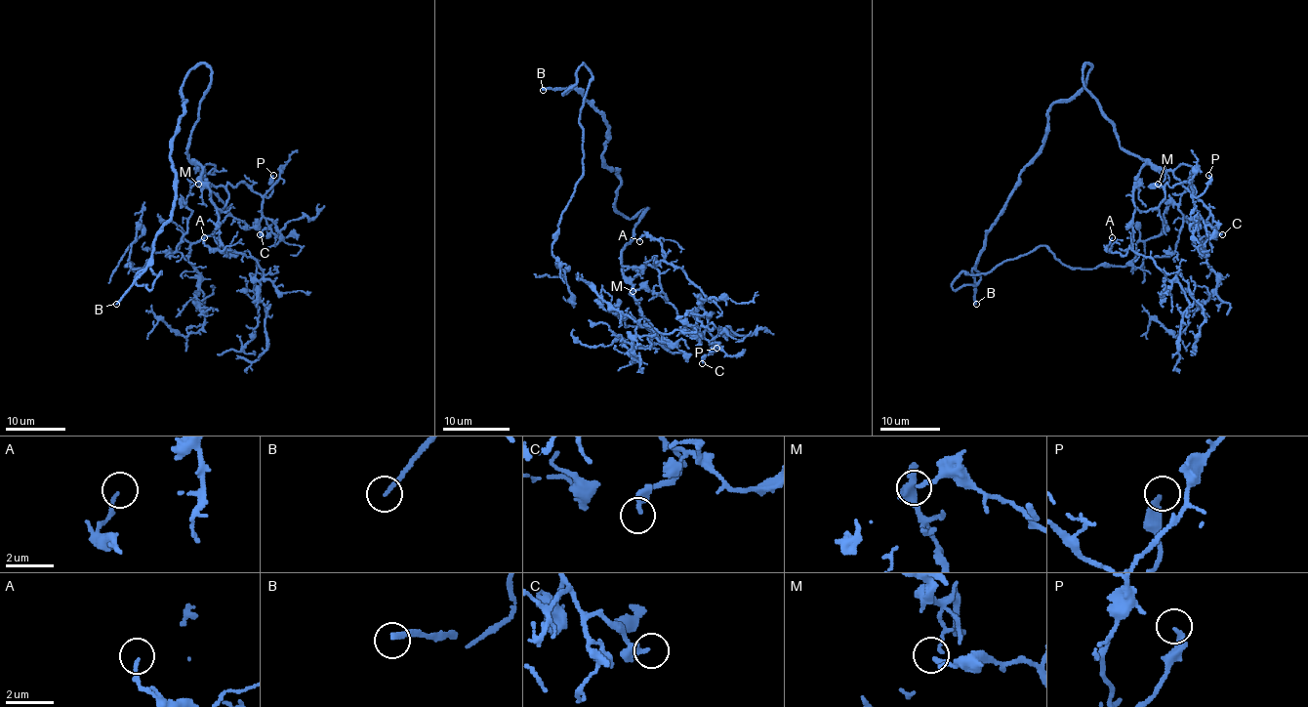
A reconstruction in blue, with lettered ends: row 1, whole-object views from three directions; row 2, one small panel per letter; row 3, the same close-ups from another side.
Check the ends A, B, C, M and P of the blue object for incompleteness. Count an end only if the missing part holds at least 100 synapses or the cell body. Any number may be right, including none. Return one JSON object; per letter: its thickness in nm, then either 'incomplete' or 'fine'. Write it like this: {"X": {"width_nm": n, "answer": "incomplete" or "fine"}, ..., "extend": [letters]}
{"A": {"width_nm": 140, "answer": "fine"}, "B": {"width_nm": 190, "answer": "incomplete"}, "C": {"width_nm": 240, "answer": "fine"}, "M": {"width_nm": 180, "answer": "fine"}, "P": {"width_nm": 280, "answer": "fine"}, "extend": ["B"]}

